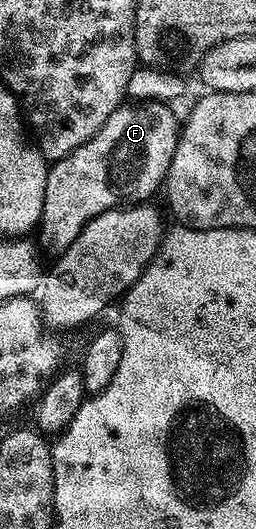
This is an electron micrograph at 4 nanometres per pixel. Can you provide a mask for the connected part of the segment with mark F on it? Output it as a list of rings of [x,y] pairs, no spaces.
[[[146,103],[139,105],[121,105],[110,117],[106,117],[106,125],[98,129],[98,133],[90,141],[78,145],[74,153],[55,160],[49,166],[46,177],[46,197],[42,205],[42,217],[38,224],[40,231],[39,250],[51,257],[59,257],[82,233],[82,229],[94,217],[116,207],[135,205],[153,197],[156,190],[161,190],[162,184],[168,178],[170,161],[174,157],[176,143],[180,139],[181,124],[176,123],[176,115],[171,111],[168,103]]]

